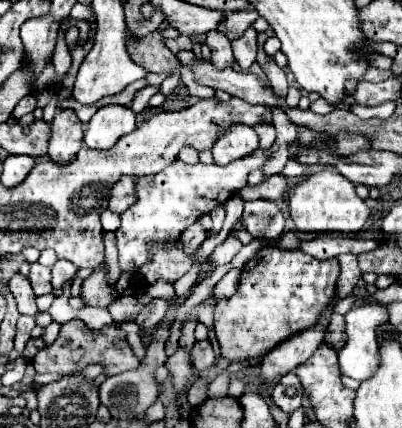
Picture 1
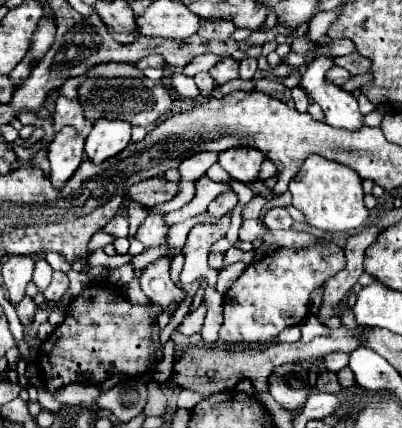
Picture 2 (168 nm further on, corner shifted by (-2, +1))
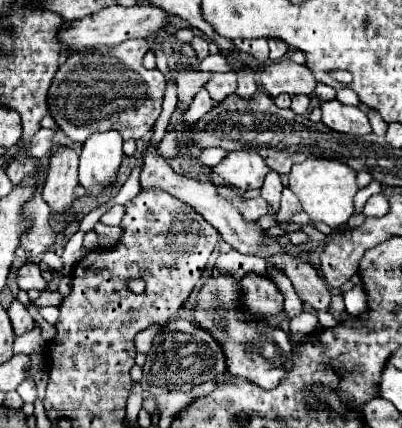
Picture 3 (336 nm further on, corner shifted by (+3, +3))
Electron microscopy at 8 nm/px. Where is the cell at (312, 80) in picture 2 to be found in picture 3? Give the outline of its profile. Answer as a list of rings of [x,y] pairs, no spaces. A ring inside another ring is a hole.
[[[331,100],[331,102],[321,102],[321,110],[323,110],[323,124],[335,132],[355,134],[355,136],[365,136],[371,132],[367,114],[357,106],[343,106],[341,102]]]

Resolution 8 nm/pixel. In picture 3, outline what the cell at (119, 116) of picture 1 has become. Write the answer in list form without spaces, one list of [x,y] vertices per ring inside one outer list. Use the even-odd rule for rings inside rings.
[[[97,132],[81,148],[79,184],[87,196],[99,196],[107,186],[117,180],[123,162],[123,140],[119,132]]]

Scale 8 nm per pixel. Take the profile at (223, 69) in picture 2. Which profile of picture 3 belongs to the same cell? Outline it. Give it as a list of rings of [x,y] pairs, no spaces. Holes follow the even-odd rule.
[[[215,72],[215,74],[211,74],[211,80],[207,82],[205,88],[211,94],[211,98],[215,100],[215,104],[219,104],[227,96],[235,94],[235,90],[237,90],[237,76],[233,72],[225,72],[225,74]]]

